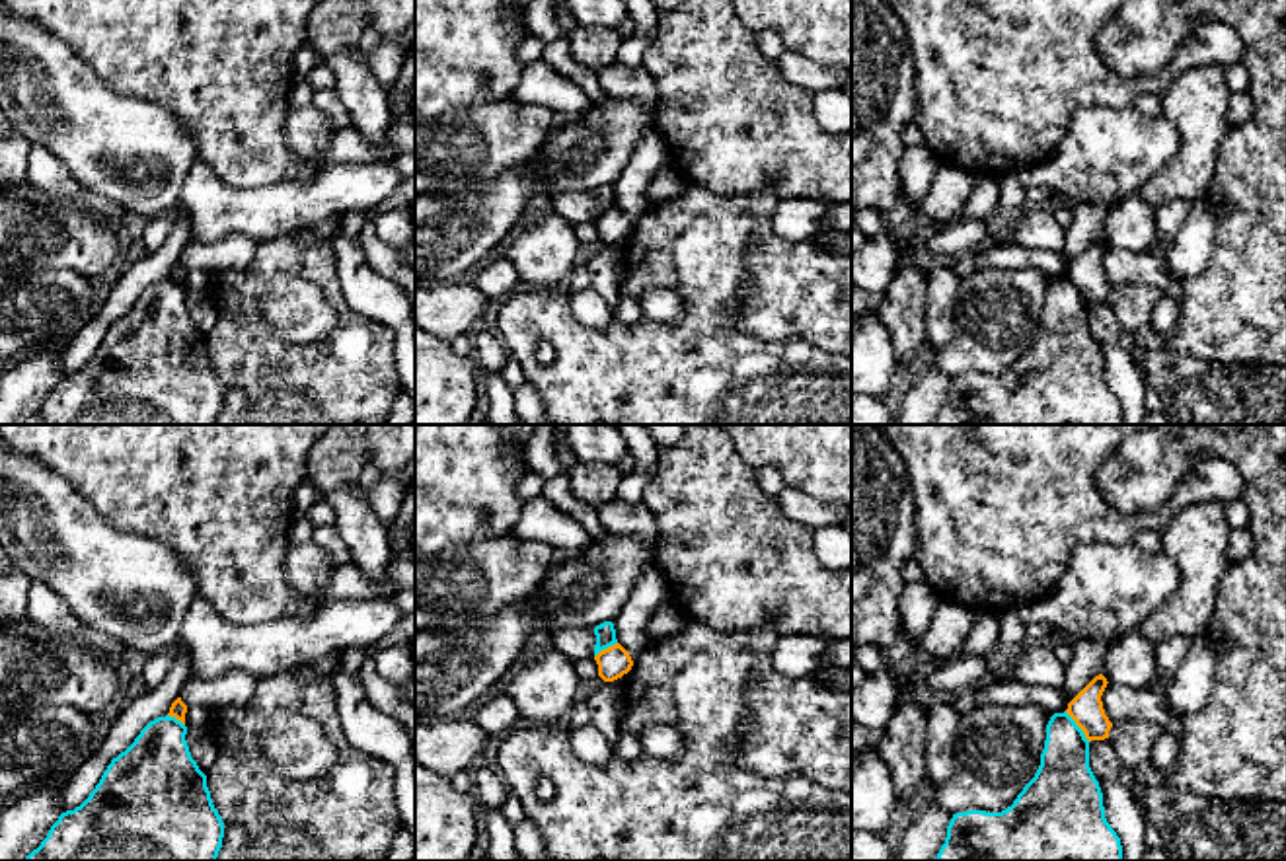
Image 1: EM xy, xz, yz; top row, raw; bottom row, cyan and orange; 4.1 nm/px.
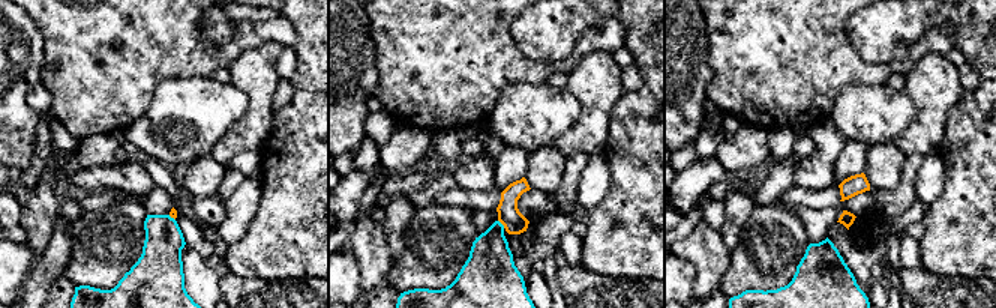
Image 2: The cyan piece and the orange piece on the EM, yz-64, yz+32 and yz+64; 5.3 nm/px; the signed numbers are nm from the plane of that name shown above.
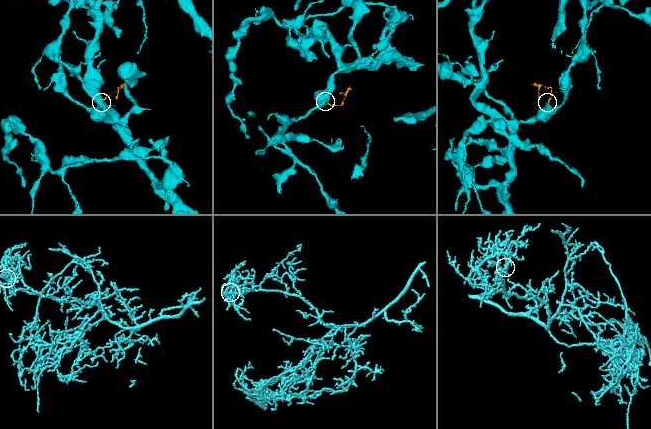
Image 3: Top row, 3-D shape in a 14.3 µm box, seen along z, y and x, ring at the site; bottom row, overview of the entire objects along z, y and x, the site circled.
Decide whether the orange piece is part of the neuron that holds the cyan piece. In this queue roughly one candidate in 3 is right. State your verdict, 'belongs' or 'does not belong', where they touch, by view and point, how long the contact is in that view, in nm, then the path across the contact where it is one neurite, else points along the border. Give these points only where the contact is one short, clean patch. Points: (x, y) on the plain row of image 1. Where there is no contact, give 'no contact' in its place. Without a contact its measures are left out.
does not belong; meets cyan in yz at (1078, 291); contact 170 nm long; border along yz (1064, 275), (1090, 304)

